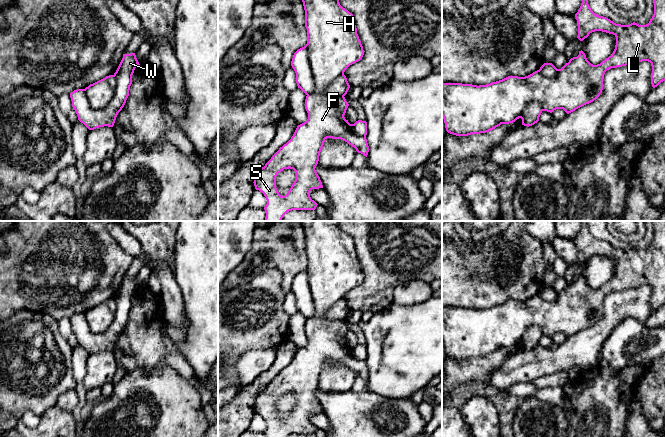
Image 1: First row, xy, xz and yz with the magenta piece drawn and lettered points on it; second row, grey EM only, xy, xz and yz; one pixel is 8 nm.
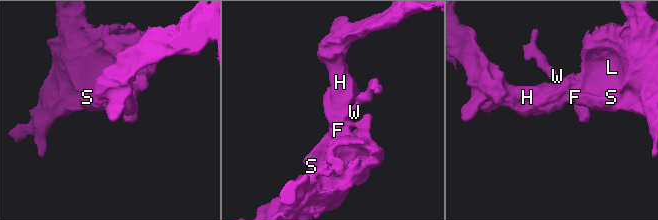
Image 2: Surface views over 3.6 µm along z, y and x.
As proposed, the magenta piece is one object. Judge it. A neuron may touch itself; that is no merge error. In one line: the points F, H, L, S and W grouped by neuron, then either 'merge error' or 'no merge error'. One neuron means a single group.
groups F H L S / W; merge error

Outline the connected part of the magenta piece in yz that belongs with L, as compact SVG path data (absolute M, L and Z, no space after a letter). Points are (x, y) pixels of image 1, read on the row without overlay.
M580 221L582 227L575 238L578 249L578 260L583 265L590 257L602 255L613 258L616 261L616 269L613 277L600 288L593 289L581 274L577 281L573 281L561 293L558 293L557 300L553 303L544 301L540 293L525 301L508 300L502 304L486 309L472 309L462 307L442 307L442 341L446 355L456 360L468 360L489 356L501 348L509 348L521 342L522 336L529 326L537 325L541 328L542 334L552 337L556 333L563 333L567 338L596 324L603 314L604 298L611 292L636 288L648 285L652 290L651 308L657 311L666 304L666 221L652 221L654 226L654 238L646 249L639 249L635 246L629 249L616 248L610 243L595 238L586 221Z

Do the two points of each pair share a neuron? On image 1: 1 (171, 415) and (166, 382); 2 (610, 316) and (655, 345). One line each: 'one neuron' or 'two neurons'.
1: one neuron
2: two neurons

